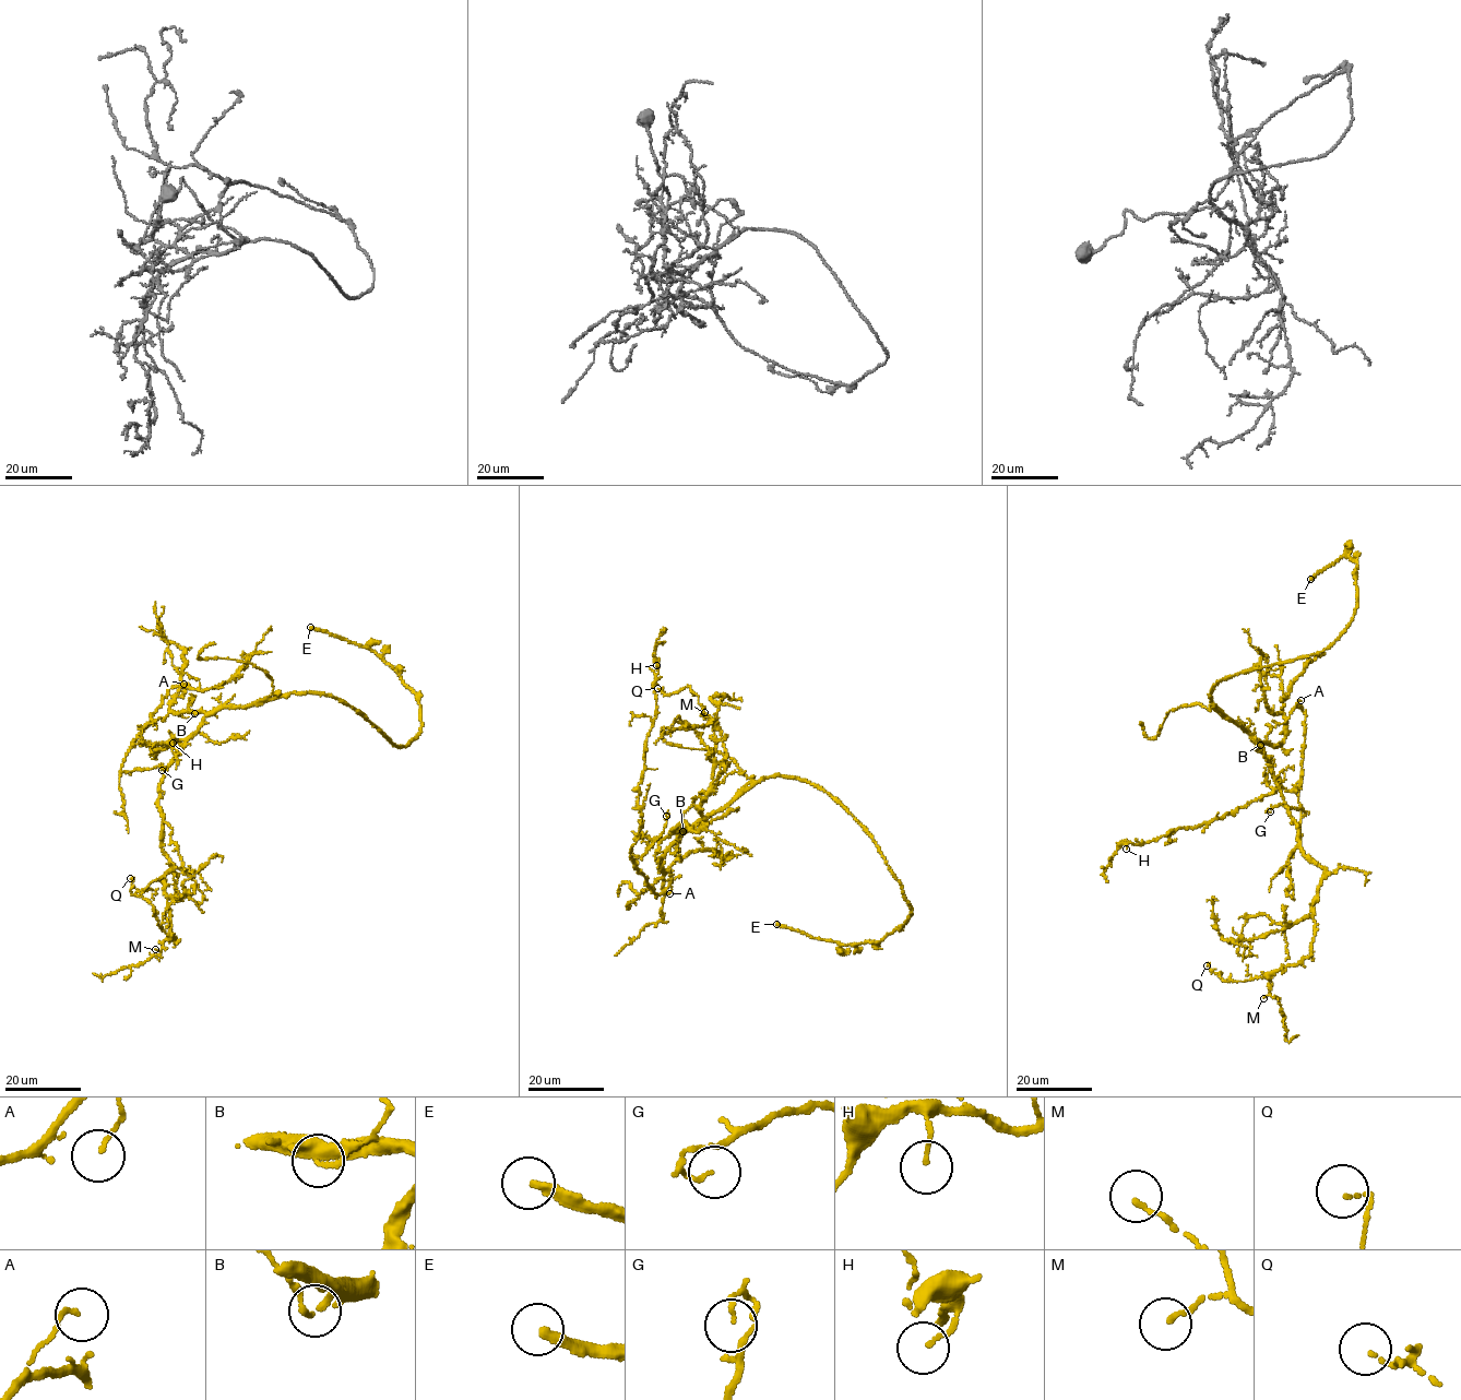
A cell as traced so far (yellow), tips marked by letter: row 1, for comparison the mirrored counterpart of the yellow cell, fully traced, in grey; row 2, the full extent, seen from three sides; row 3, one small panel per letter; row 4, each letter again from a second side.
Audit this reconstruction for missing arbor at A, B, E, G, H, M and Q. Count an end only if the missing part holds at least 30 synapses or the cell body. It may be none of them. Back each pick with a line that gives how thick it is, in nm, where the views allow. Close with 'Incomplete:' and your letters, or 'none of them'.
B: 120 nm
E: 240 nm
Incomplete: B, E

